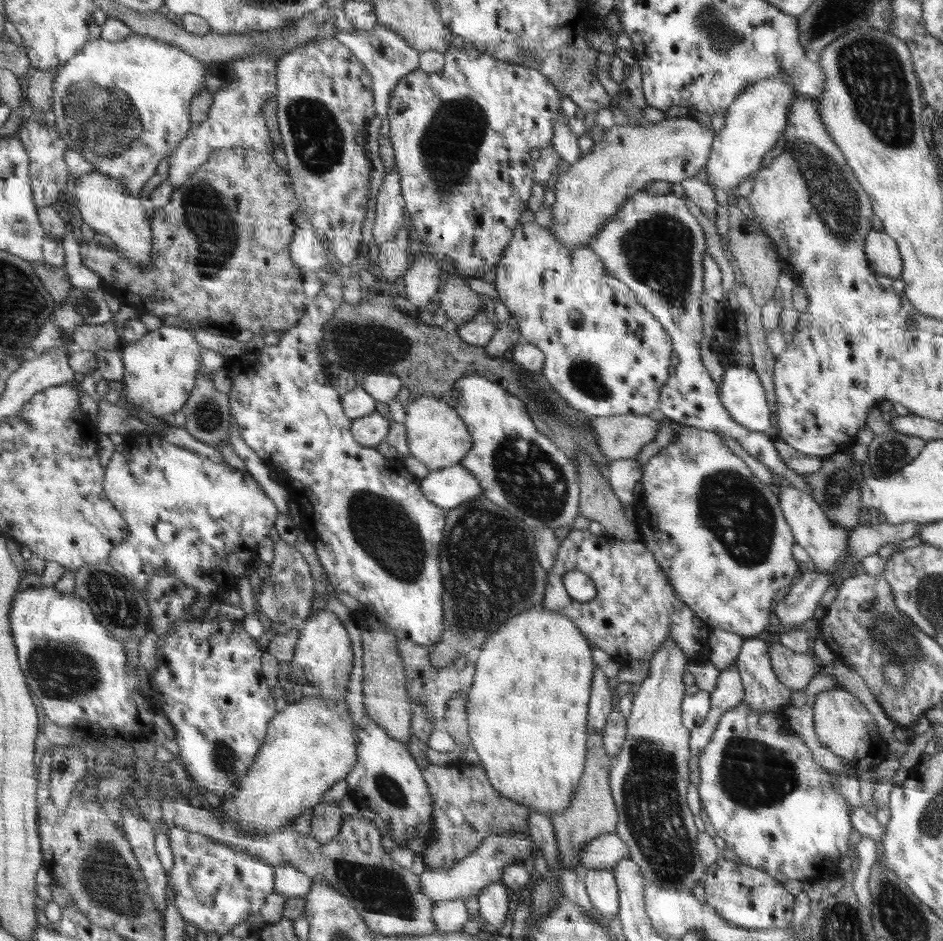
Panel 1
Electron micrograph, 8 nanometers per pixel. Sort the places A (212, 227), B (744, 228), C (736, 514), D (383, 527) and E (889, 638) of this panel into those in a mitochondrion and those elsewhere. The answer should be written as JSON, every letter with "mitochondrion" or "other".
{"A":"mitochondrion","B":"other","C":"mitochondrion","D":"mitochondrion","E":"mitochondrion"}

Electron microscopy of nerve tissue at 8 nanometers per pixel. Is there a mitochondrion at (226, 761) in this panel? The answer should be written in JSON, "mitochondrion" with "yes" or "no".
{"mitochondrion":"yes"}

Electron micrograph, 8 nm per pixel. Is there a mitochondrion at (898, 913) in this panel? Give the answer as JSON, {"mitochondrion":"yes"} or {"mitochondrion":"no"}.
{"mitochondrion":"yes"}

